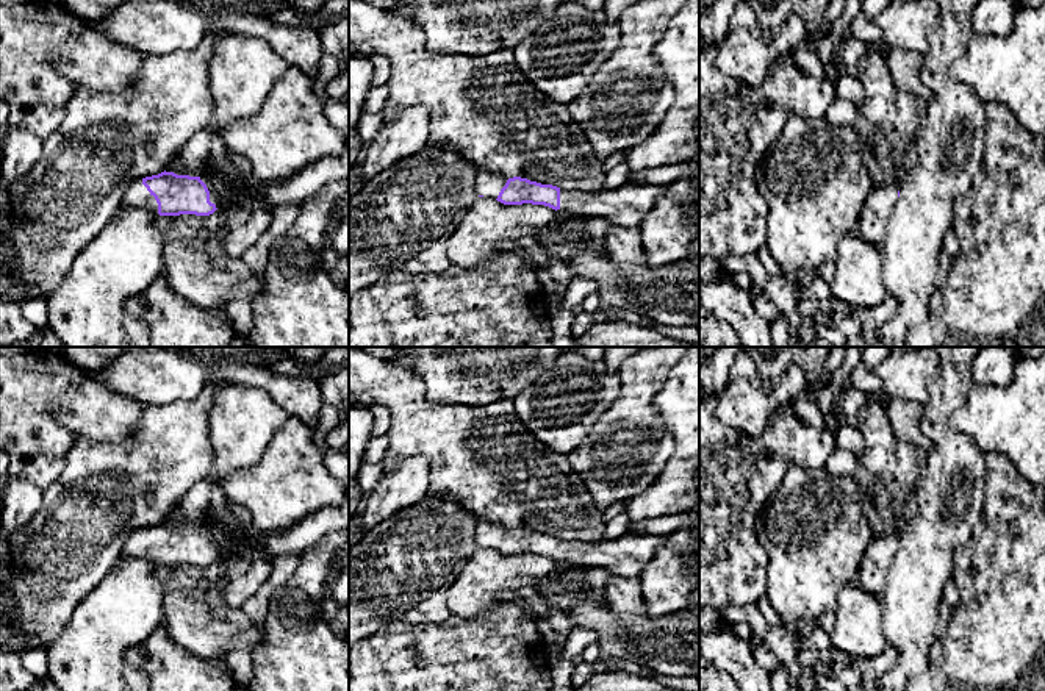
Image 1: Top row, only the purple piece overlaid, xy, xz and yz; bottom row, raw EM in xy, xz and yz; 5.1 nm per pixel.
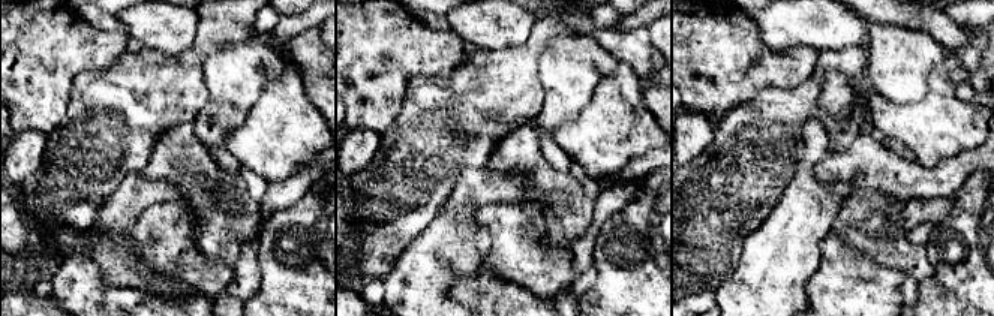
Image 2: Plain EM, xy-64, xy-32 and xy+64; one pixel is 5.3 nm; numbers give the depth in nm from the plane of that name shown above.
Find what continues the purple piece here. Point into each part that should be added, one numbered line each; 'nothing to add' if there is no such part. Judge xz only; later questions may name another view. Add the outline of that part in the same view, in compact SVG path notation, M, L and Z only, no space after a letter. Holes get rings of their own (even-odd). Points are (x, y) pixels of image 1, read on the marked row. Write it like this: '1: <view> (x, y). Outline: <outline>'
1: xz (487, 183). Outline: M476 167L476 183L474 192L476 195L483 195L485 199L497 199L501 189L507 183L507 177L493 174L488 169Z
2: xz (628, 205). Outline: M626 183L616 189L563 191L560 211L582 217L607 217L616 225L640 227L668 186Z

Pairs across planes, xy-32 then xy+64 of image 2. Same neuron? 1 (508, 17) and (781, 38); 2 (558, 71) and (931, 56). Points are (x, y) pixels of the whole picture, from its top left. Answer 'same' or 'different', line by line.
1: same
2: same

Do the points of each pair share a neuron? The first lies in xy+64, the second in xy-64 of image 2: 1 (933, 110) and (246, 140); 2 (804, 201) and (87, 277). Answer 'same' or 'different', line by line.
1: same
2: same

